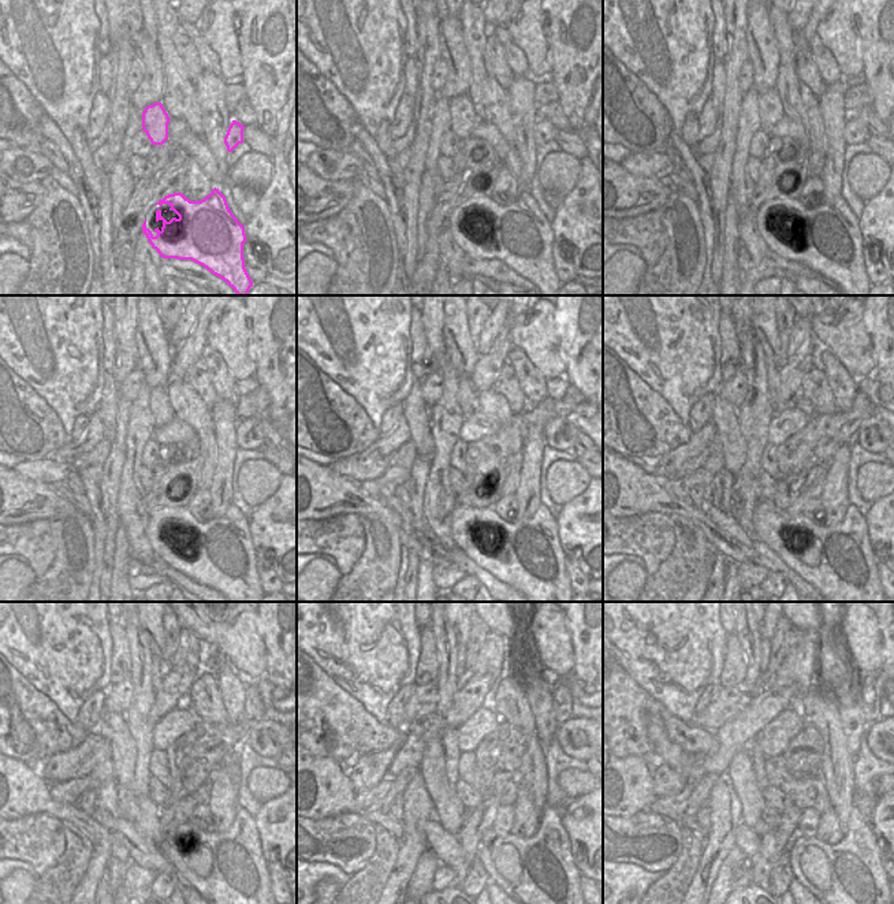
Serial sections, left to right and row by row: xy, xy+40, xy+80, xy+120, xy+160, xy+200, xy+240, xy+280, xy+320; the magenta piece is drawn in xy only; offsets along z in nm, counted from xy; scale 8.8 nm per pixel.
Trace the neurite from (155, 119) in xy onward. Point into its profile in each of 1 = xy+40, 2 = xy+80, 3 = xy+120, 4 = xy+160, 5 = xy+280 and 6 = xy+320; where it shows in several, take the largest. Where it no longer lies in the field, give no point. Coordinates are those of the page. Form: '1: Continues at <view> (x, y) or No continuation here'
1: Continues at xy+40 (464, 118)
2: Continues at xy+80 (770, 108)
3: Continues at xy+120 (163, 413)
4: Continues at xy+160 (466, 395)
5: Continues at xy+280 (461, 672)
6: Continues at xy+320 (766, 658).

